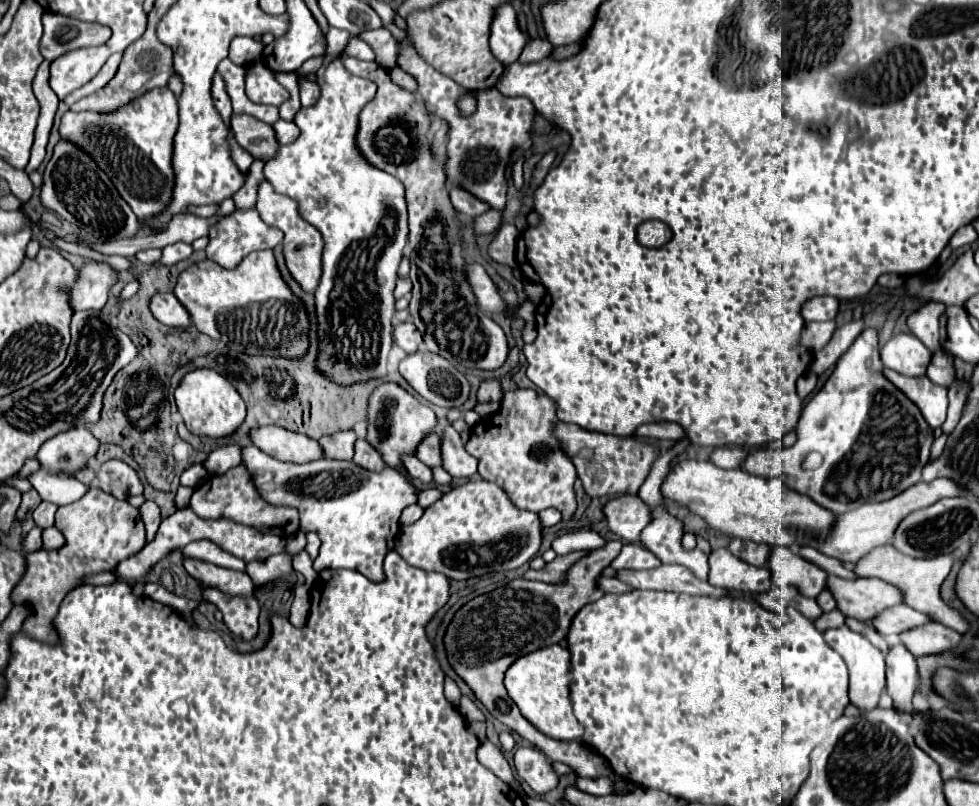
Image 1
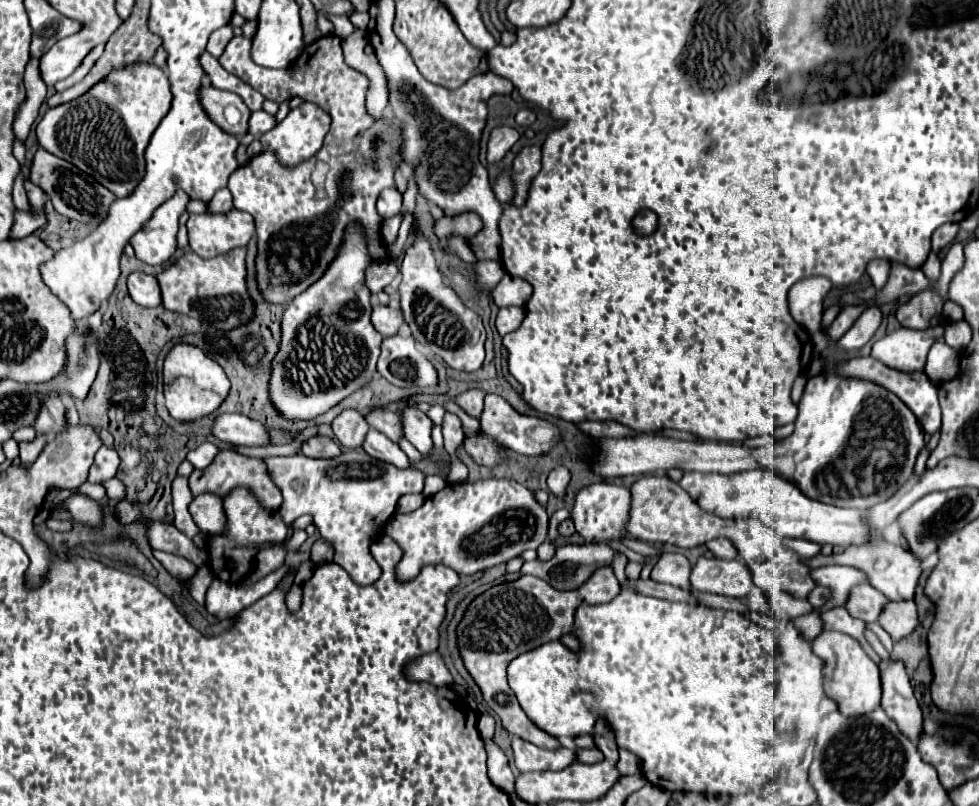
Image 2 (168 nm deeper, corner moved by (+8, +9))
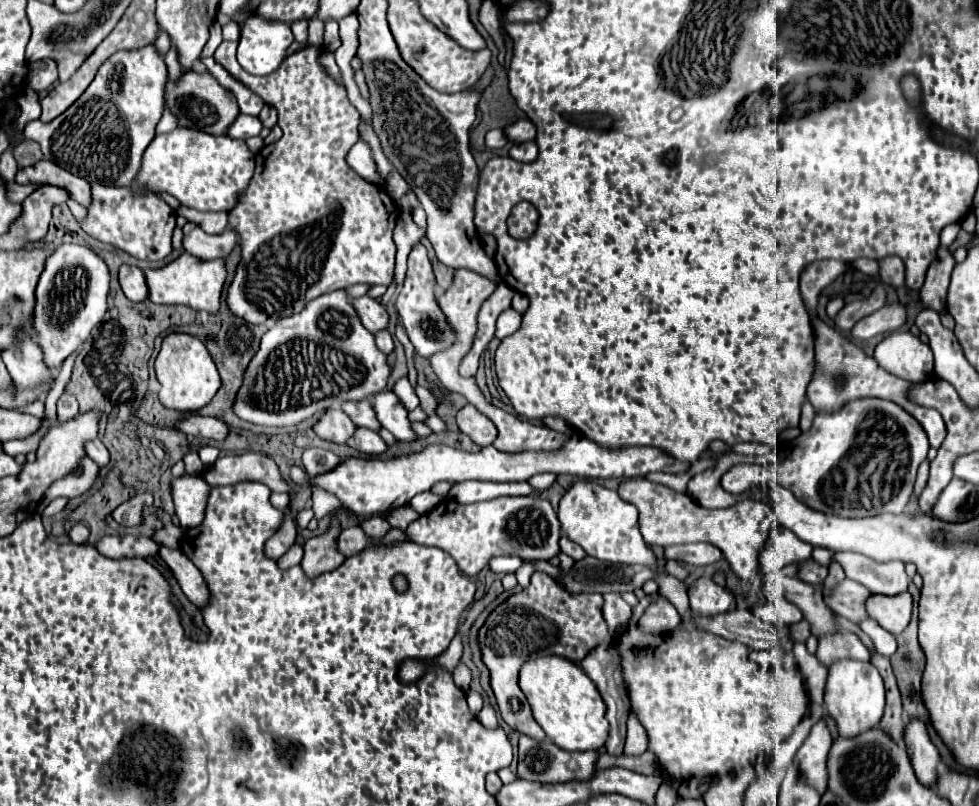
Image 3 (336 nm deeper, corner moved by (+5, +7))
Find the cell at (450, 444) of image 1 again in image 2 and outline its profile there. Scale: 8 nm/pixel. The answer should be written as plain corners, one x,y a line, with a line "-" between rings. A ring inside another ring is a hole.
404,406
402,418
404,418
406,440
412,442
422,454
426,454
426,456
432,454
432,450
434,450
434,442
432,442
434,422
416,406

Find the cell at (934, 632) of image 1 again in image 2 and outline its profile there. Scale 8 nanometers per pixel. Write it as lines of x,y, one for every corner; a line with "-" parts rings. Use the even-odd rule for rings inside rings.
892,602
884,608
884,616
880,616
880,626
892,636
894,642
910,636
918,622
918,608
914,602

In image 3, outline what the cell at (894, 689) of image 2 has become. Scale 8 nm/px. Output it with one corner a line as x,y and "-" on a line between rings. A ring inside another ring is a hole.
919,720
907,722
905,728
905,746
911,760
911,766
915,770
915,776
923,786
935,786
939,776
939,752
931,744
925,724

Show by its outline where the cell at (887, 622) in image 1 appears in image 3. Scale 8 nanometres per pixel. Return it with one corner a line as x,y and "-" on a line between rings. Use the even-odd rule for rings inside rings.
841,580
833,590
825,590
823,588
823,598
825,604
837,614
843,616
855,624
859,624
863,618
867,618
867,612
863,608
863,602
871,596
871,592
855,582
855,580

